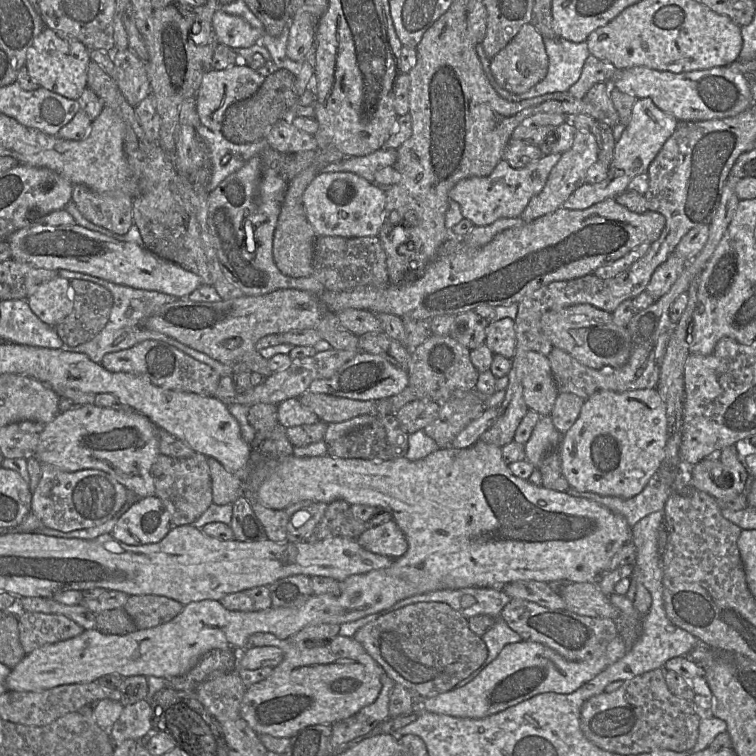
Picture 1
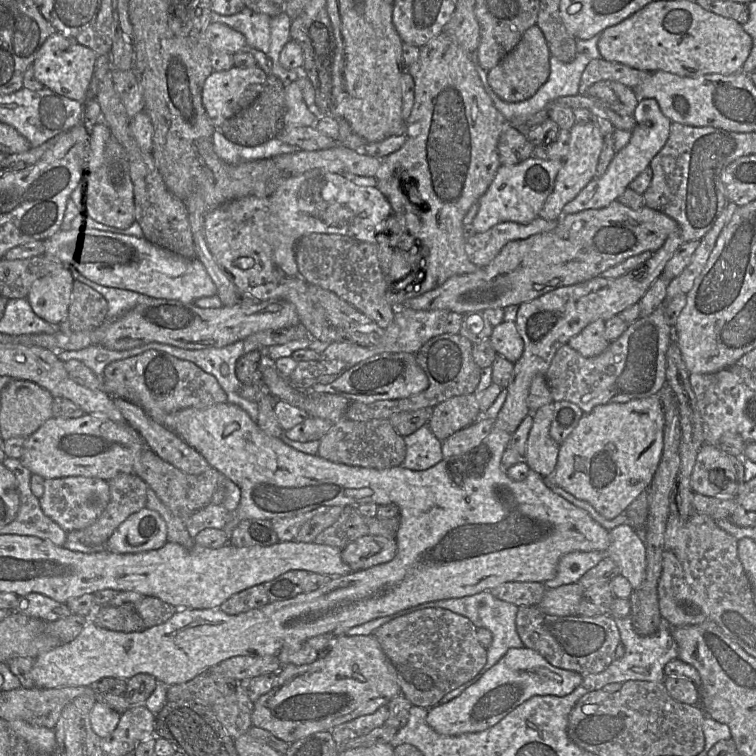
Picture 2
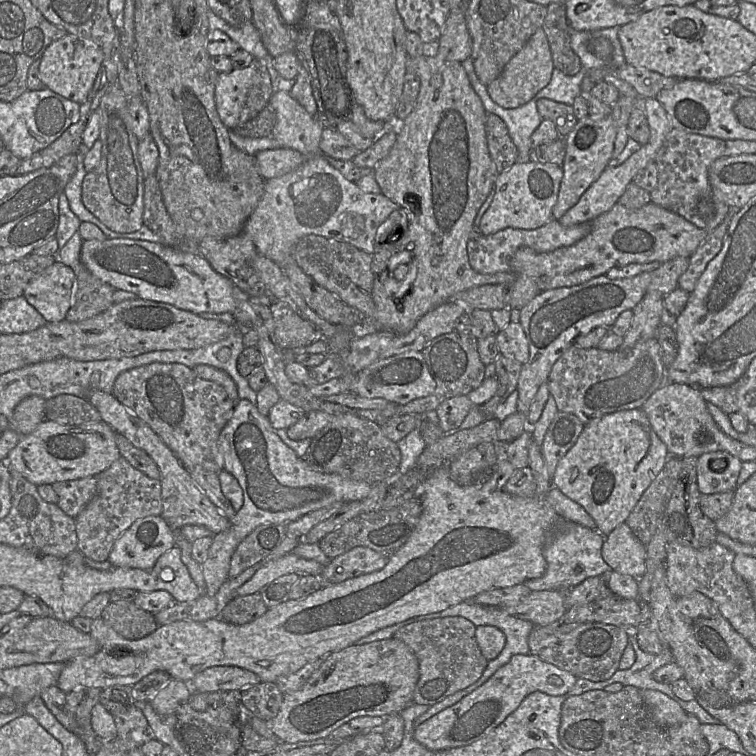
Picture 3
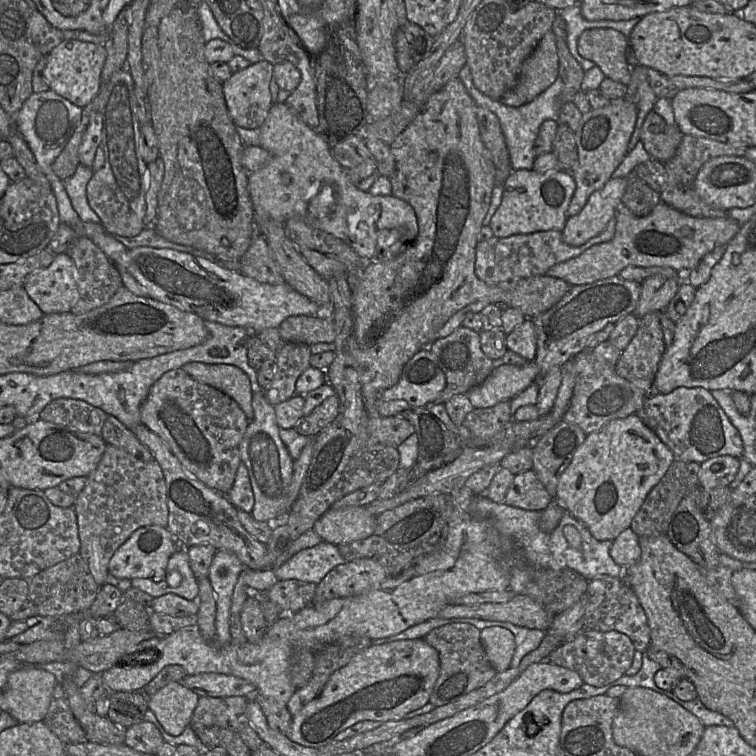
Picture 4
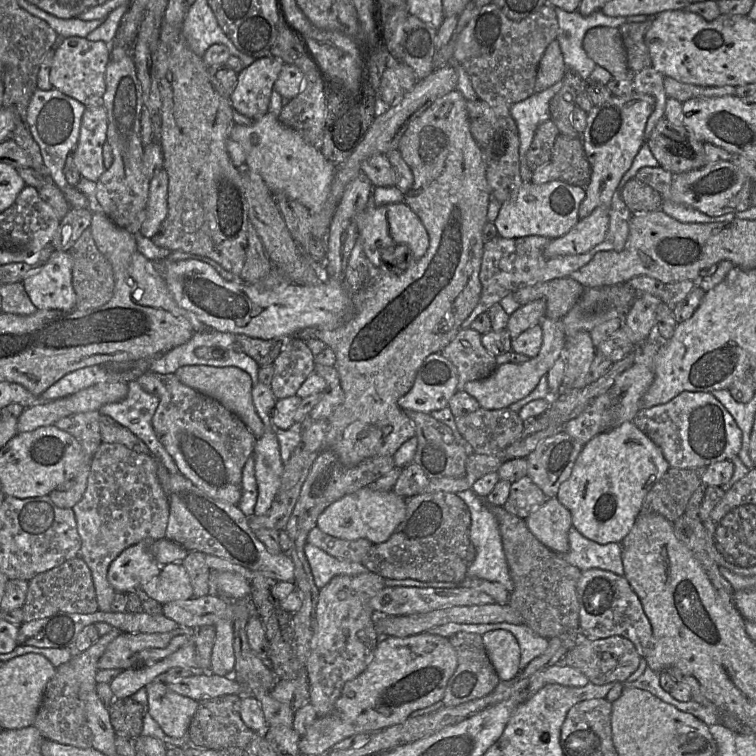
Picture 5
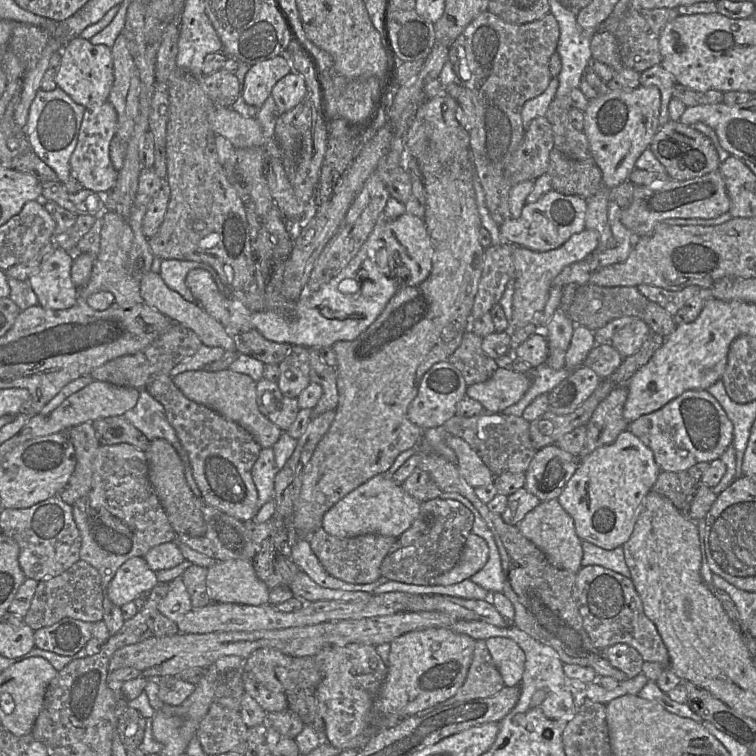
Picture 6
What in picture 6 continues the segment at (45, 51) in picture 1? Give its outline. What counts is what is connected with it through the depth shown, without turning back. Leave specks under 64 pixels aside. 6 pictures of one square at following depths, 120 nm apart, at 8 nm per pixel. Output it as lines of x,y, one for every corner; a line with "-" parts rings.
81,36
73,38
61,50
61,63
55,81
72,100
85,108
108,101
114,82
111,48
103,44
94,45

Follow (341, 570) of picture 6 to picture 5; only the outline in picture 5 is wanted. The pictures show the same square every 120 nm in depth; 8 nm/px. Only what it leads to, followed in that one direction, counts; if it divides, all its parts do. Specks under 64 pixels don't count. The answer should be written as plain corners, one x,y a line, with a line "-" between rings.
316,526
309,532
307,543
322,549
335,558
359,563
373,545
366,539
337,539
323,533

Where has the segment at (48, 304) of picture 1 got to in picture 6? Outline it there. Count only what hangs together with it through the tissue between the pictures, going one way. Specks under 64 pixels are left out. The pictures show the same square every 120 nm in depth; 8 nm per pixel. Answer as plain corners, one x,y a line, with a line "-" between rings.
55,247
37,272
27,280
39,305
52,310
64,310
75,305
78,288
71,279
73,252

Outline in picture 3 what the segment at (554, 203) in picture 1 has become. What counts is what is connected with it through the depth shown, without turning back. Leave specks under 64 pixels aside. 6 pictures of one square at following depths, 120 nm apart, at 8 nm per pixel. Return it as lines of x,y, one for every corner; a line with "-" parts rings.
611,115
599,120
594,120
587,116
578,120
572,131
564,138
565,158
562,165
563,178
557,202
552,209
553,219
561,219
607,168
609,161
613,157
616,134
616,125

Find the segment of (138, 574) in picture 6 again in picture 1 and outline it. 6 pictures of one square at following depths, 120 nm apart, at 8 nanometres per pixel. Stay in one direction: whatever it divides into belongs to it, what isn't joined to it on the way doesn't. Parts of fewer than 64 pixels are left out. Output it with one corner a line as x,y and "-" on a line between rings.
156,496
135,500
117,520
111,535
126,545
161,541
171,529
170,516

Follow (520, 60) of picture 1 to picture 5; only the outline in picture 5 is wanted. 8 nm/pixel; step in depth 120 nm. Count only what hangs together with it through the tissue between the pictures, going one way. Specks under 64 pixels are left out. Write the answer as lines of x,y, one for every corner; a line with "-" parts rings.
557,38
546,48
537,70
535,93
542,92
555,83
562,81
567,68

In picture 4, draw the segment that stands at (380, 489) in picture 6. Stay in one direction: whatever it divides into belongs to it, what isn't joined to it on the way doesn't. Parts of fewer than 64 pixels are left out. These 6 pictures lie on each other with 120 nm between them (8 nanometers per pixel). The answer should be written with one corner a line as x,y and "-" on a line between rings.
354,506
343,509
329,509
314,524
312,530
324,541
335,545
347,544
368,538
374,533
377,515
371,514
366,506

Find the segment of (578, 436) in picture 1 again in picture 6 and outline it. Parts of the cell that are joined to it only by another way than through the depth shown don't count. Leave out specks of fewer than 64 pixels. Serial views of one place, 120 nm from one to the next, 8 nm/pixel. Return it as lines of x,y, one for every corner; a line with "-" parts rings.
626,429
613,443
601,446
579,460
577,469
557,499
573,518
581,540
612,550
622,547
630,538
642,501
652,490
660,472
652,450

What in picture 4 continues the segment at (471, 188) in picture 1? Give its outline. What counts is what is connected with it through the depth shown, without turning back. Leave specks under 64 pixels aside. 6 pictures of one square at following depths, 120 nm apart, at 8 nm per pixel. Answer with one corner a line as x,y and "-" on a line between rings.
533,169
512,171
503,184
501,204
489,224
494,237
507,238
514,234
549,230
562,232
575,189
576,182
572,174
561,169
546,173
538,173

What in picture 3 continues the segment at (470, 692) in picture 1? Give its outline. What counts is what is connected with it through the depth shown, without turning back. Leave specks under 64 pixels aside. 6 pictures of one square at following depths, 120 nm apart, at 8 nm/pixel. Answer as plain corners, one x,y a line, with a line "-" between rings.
530,652
515,654
471,693
417,726
414,738
433,751
466,746
486,736
502,723
530,693
541,691
552,696
563,695
575,685
576,680
577,677
572,673
543,661

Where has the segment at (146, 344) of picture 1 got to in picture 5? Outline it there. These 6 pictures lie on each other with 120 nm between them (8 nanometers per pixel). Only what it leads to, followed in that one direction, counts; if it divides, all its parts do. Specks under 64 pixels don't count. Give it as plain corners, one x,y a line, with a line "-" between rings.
146,371
137,381
141,388
159,398
152,418
152,426
158,439
173,458
180,473
195,486
214,499
237,505
242,496
242,470
253,454
257,438
245,423
217,400
184,385
174,374

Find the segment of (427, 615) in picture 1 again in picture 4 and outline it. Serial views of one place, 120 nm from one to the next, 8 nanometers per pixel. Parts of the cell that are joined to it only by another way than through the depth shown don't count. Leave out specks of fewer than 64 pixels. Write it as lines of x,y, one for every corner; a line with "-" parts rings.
453,622
432,629
423,639
439,655
439,675
430,694
429,703
446,705
484,686
497,673
491,665
480,638
480,630
466,622

